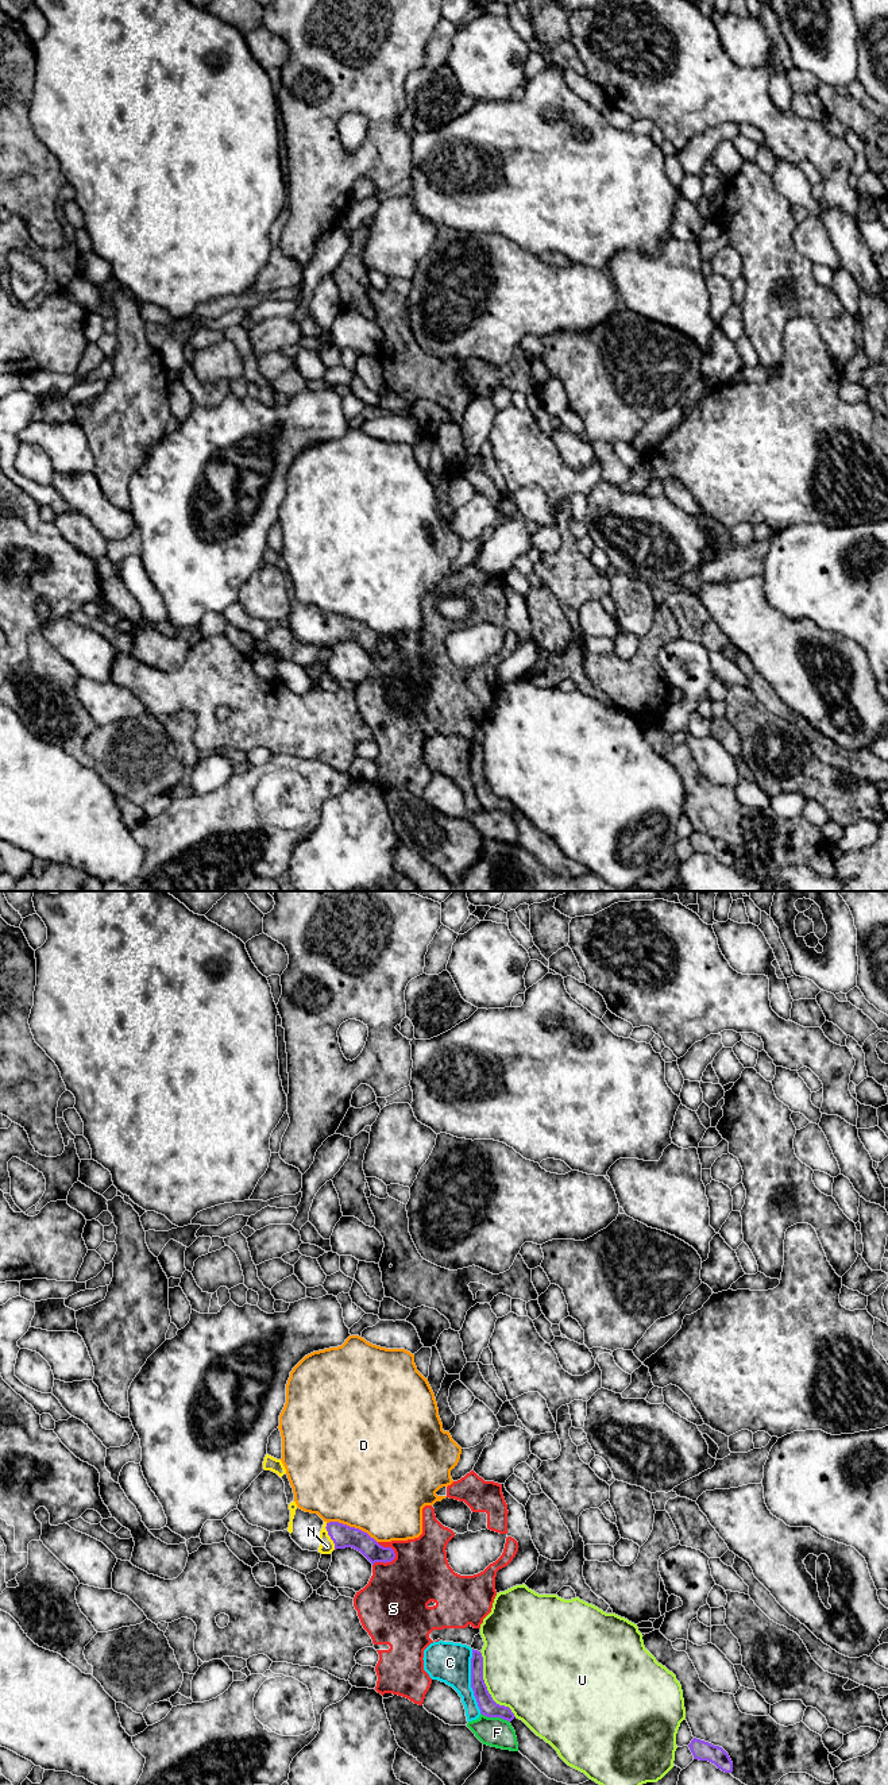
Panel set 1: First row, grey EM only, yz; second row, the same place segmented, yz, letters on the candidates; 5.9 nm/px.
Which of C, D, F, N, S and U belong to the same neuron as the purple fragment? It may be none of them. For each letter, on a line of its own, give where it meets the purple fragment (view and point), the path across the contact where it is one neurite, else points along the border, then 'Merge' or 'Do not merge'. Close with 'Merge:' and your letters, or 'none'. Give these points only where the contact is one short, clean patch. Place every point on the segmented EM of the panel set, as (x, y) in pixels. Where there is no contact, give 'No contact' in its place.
C: Touches purple at yz (471, 1681). Do not merge
D: Touches purple at yz (352, 1527). Do not merge
F: Touches purple at yz (495, 1716). Do not merge
N: Touches purple at yz (329, 1535). Path across: yz (343, 1535), (329, 1535), (327, 1546). Merge
S: Touches purple at yz (386, 1561). Do not merge
U: Touches purple at yz (486, 1688). Do not merge
Merge: N

